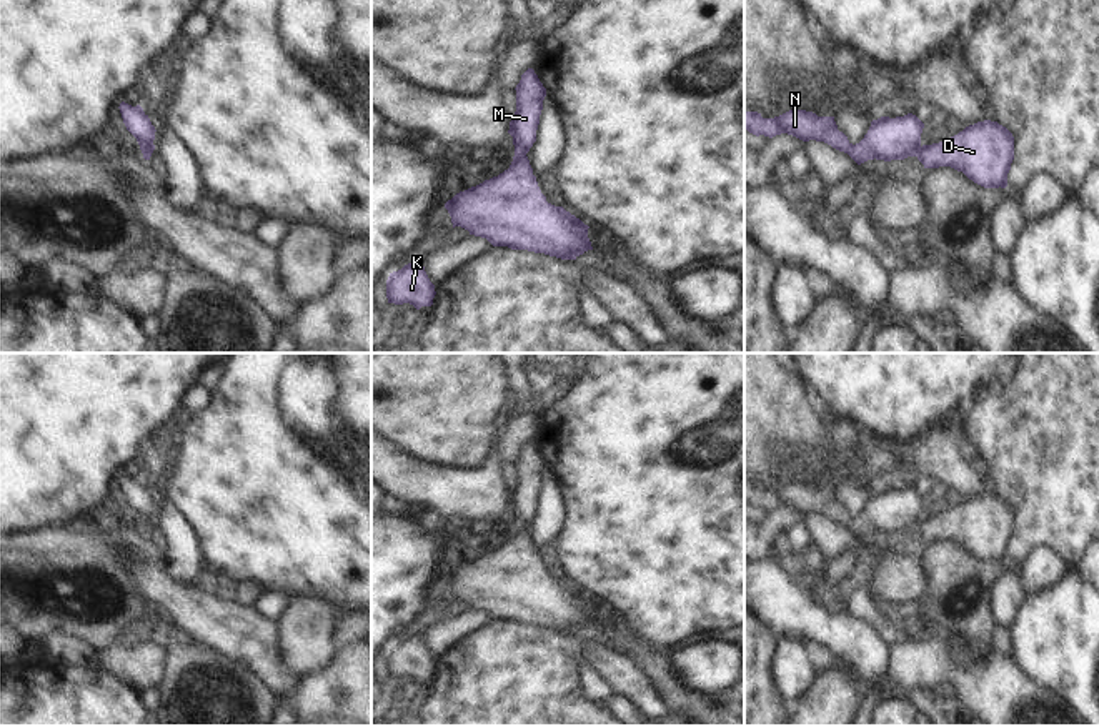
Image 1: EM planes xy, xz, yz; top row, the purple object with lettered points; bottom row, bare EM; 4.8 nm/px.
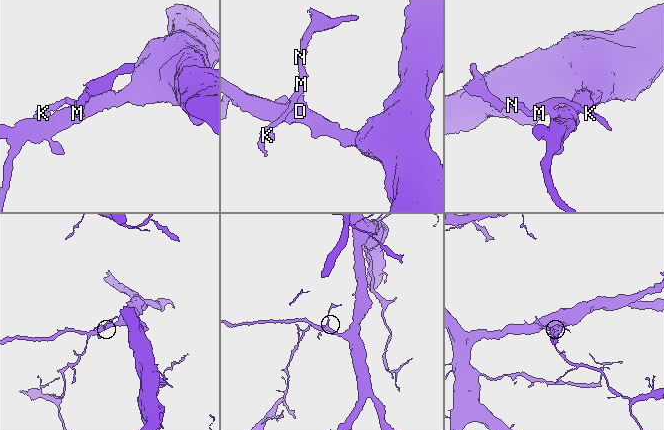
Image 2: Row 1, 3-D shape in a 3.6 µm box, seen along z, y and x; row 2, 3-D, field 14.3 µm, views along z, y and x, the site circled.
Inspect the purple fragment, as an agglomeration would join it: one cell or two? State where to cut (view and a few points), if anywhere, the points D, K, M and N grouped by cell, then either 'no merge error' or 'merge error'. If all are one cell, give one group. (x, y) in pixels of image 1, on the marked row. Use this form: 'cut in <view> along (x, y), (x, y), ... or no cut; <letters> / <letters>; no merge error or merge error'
cut in xz along (525, 154), (515, 157); D / K M N; merge error

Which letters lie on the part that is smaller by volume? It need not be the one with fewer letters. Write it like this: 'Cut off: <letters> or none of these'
Cut off: K, M, N.

